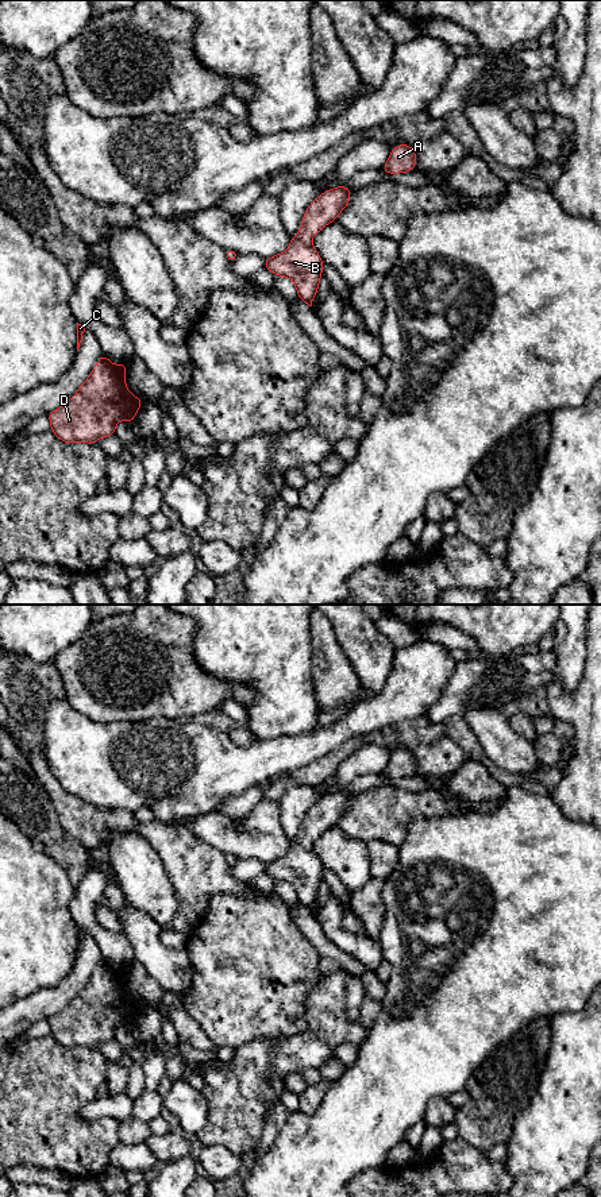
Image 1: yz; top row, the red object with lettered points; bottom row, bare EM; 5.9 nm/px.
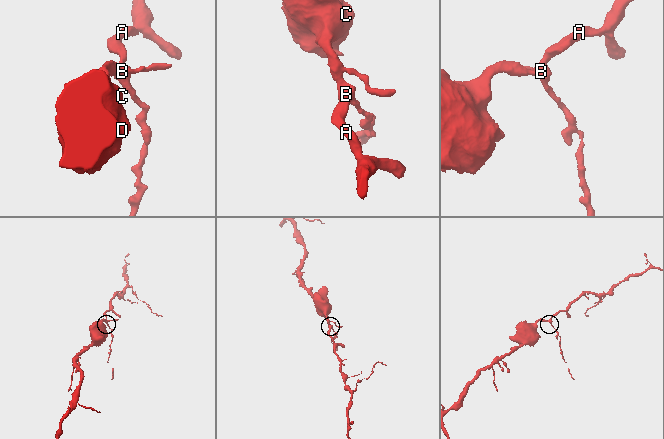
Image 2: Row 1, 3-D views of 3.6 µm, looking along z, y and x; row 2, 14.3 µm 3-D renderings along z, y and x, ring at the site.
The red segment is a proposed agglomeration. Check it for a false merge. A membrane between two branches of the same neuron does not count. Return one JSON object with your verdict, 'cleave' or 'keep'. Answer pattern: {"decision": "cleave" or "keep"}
{"decision": "keep"}

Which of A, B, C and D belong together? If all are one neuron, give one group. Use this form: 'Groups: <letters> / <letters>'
Groups: A B C D

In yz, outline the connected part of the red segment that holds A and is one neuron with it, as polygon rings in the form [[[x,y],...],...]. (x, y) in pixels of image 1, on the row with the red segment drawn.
[[[398,144],[392,148],[386,165],[381,167],[384,173],[400,174],[415,170],[417,158],[412,146]]]

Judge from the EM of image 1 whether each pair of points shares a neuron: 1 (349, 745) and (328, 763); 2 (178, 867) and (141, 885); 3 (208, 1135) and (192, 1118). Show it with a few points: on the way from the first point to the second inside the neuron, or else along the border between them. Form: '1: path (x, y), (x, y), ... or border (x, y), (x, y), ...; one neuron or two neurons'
1: path (343, 750), (334, 759); one neuron
2: border (150, 845), (158, 856), (180, 902); two neurons
3: border (203, 1096), (207, 1104), (207, 1122), (196, 1134); two neurons

